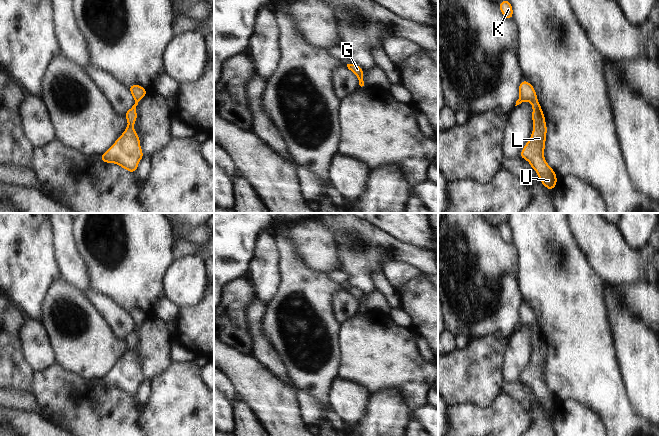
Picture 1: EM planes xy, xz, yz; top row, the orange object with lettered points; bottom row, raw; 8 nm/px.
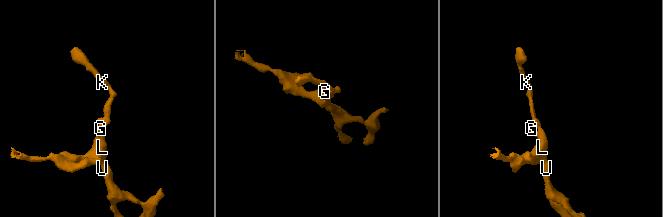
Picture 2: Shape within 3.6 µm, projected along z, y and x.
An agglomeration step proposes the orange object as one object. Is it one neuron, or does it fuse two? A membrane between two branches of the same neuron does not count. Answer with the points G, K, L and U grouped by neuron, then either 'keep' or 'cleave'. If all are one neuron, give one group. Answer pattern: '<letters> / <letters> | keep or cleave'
G K L U | keep

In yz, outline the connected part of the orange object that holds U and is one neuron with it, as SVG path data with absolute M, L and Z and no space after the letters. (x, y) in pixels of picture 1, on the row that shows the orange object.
M522 80L519 84L519 99L516 101L515 106L524 101L529 101L533 107L532 121L534 125L531 137L519 156L527 160L530 167L536 170L537 177L548 190L554 190L557 184L557 176L544 157L547 134L544 112L537 100L535 88L528 81Z

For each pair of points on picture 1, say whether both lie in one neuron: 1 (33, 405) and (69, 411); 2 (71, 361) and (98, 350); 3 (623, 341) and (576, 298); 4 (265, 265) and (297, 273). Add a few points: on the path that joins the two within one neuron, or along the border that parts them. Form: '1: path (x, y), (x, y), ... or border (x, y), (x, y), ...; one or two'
1: border (31, 391), (36, 401), (51, 416), (54, 423); two
2: path (78, 354), (82, 350), (91, 350); one
3: border (606, 308), (609, 314), (612, 340), (617, 354); two
4: border (275, 246), (281, 275), (276, 292); two

